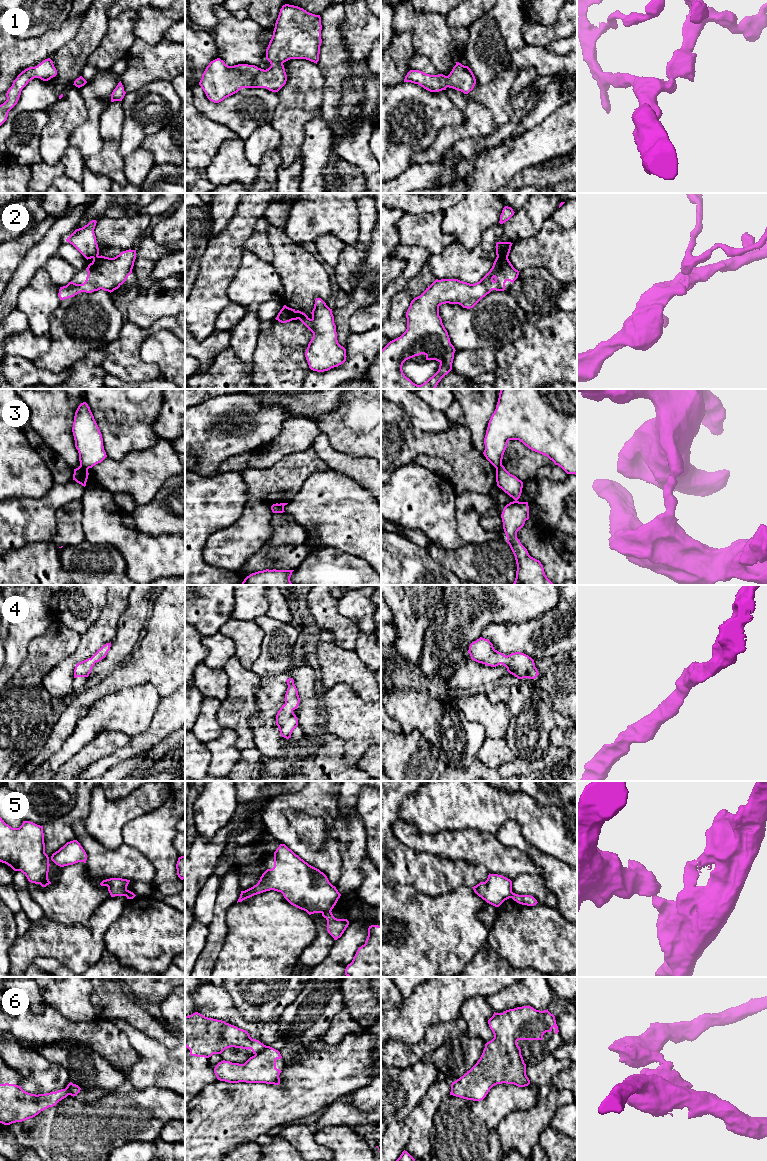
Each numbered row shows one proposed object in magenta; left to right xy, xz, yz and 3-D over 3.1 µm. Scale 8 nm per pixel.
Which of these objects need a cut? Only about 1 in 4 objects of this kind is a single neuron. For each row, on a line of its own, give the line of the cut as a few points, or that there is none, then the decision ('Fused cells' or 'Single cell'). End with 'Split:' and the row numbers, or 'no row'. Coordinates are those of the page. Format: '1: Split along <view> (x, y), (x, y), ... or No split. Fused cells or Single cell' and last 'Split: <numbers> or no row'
1: No split. Single cell
2: Split along xz (290, 308), (293, 319). Fused cells
3: Split along xy (80, 465), (87, 470). Fused cells
4: No split. Single cell
5: Split along xz (330, 911), (325, 911), (322, 914). Fused cells
6: Split along xz (267, 1046), (255, 1054). Fused cells
Split: 2, 3, 5, 6

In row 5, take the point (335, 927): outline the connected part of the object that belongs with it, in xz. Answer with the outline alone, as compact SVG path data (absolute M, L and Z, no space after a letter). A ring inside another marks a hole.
M330 911L323 913L322 916L327 920L327 931L334 940L340 938L349 925L347 919L337 919Z

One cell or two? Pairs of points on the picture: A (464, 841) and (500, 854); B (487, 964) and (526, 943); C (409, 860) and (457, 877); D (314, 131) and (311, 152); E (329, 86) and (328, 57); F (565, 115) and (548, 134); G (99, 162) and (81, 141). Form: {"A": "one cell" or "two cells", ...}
{"A": "one cell", "B": "two cells", "C": "one cell", "D": "one cell", "E": "one cell", "F": "one cell", "G": "two cells"}

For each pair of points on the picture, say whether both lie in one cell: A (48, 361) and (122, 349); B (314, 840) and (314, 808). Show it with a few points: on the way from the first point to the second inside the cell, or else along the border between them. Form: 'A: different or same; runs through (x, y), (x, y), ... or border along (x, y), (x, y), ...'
A: different; border along (119, 332), (119, 335), (113, 341), (100, 348)
B: different; border along (292, 809), (321, 817), (330, 834)

